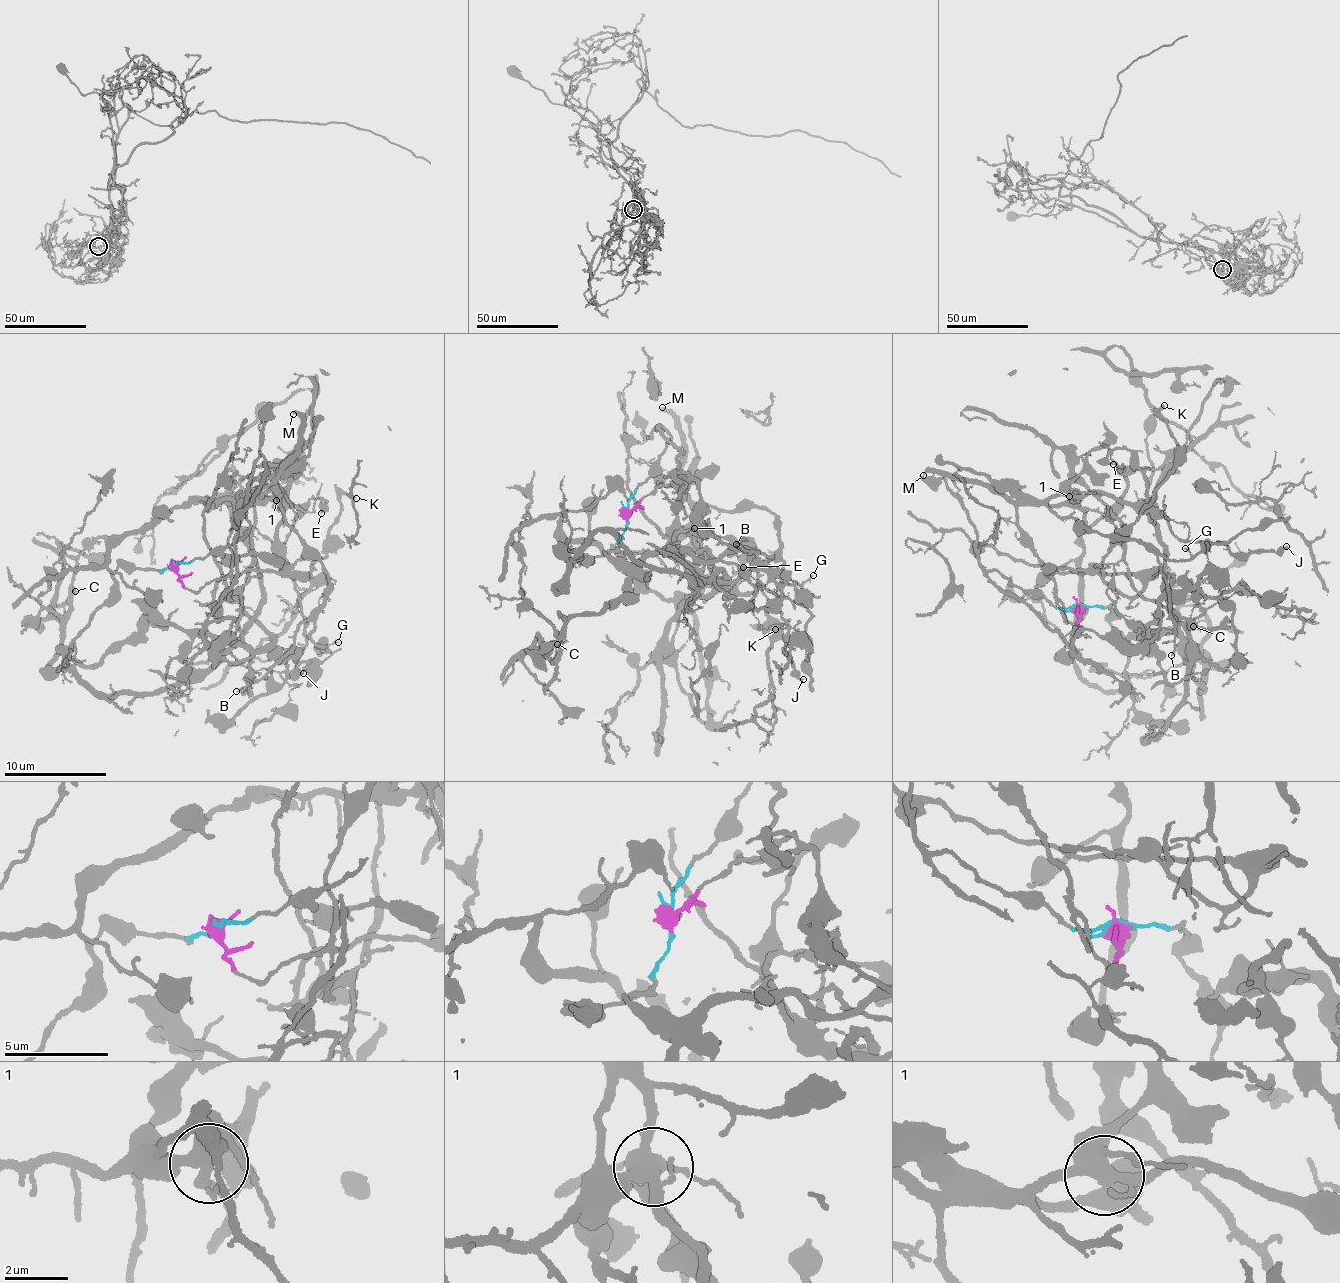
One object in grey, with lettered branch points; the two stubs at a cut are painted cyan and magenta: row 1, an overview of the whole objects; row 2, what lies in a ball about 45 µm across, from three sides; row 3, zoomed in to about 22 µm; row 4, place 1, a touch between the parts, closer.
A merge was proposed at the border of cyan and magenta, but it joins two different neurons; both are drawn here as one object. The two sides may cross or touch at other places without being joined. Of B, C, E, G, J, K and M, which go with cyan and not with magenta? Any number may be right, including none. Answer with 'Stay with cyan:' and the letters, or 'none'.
Stay with cyan: C, K

